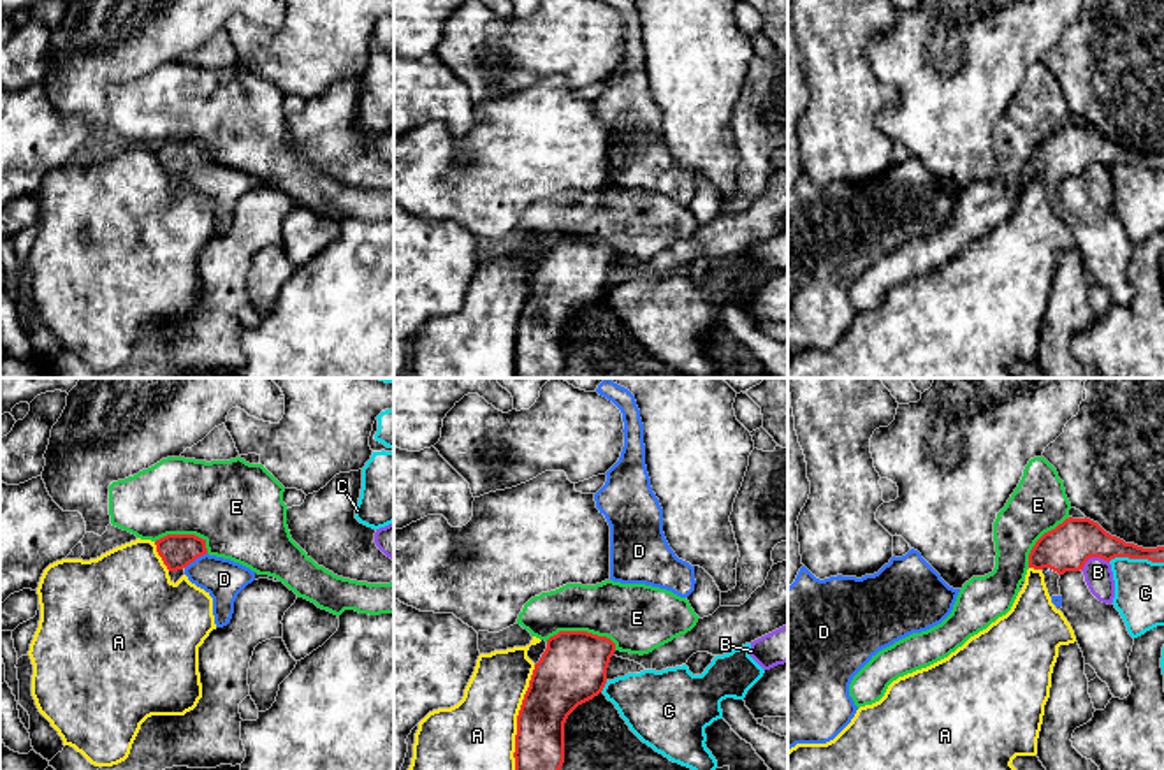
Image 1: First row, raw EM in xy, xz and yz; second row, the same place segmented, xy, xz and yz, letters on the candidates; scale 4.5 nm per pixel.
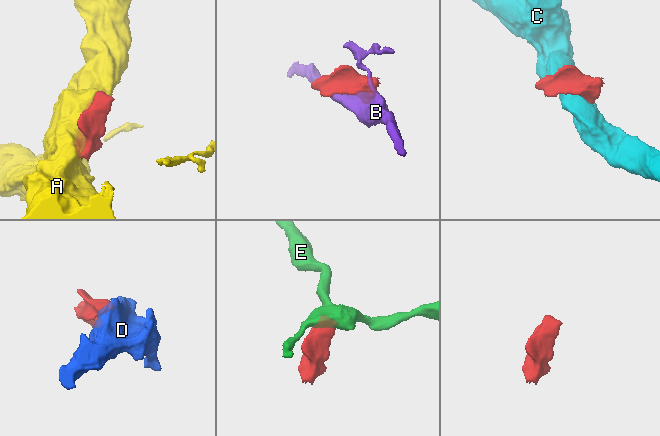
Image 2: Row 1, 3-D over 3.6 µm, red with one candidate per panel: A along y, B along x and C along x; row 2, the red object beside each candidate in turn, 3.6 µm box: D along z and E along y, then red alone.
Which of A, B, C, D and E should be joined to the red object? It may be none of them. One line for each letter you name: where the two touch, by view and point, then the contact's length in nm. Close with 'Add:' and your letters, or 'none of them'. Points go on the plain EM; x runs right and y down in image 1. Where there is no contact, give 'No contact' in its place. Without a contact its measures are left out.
D: Touches red at xy (196, 164). Shared border 130 nm
Add: D

